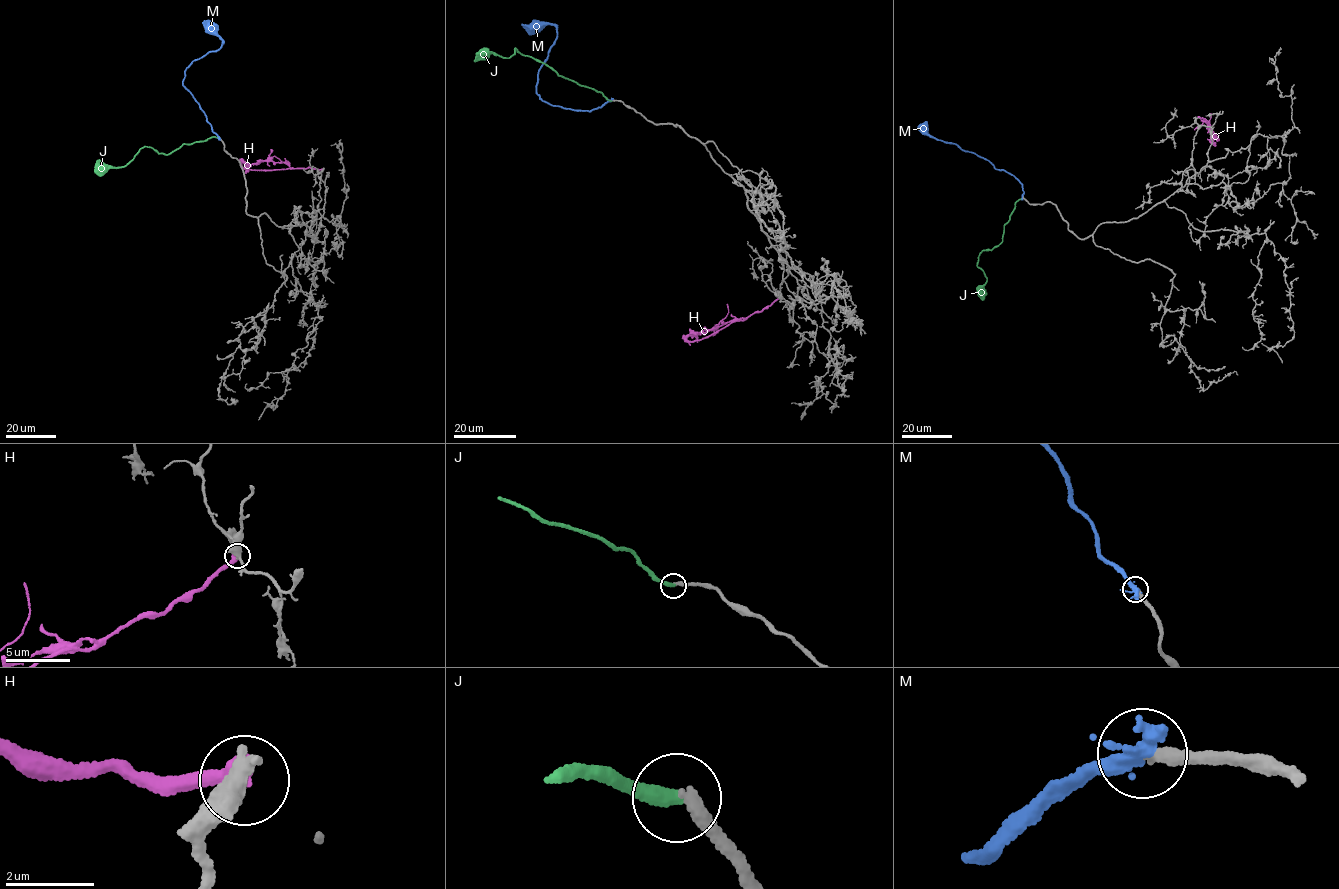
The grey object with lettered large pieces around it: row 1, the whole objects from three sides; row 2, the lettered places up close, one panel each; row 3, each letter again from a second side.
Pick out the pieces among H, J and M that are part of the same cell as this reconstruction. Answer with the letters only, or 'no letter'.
M

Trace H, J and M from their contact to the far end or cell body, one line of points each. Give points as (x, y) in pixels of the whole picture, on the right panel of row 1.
H: (1198, 117), (1205, 120), (1218, 140), (1215, 137), (1219, 135)
J: (1023, 197), (1015, 203), (999, 244), (979, 255), (977, 265), (987, 280), (978, 291), (981, 298)
M: (1022, 197), (1022, 186), (1015, 177), (995, 168), (974, 153), (924, 134), (919, 127)

